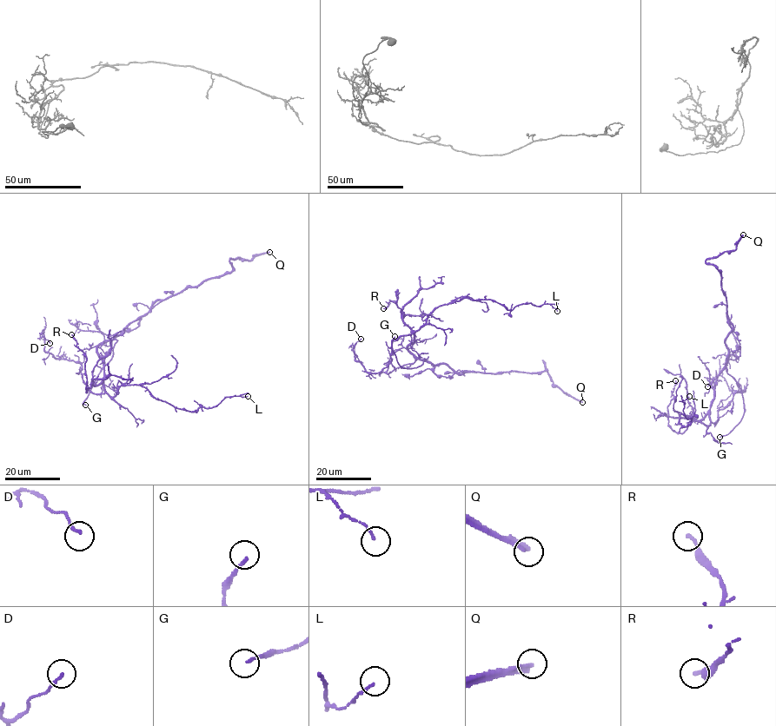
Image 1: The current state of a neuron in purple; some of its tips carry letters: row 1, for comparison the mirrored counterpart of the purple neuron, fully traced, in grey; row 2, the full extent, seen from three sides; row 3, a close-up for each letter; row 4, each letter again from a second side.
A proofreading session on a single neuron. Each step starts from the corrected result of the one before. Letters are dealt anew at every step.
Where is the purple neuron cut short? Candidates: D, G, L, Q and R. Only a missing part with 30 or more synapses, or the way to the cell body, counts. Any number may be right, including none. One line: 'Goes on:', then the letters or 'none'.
Goes on: G, Q

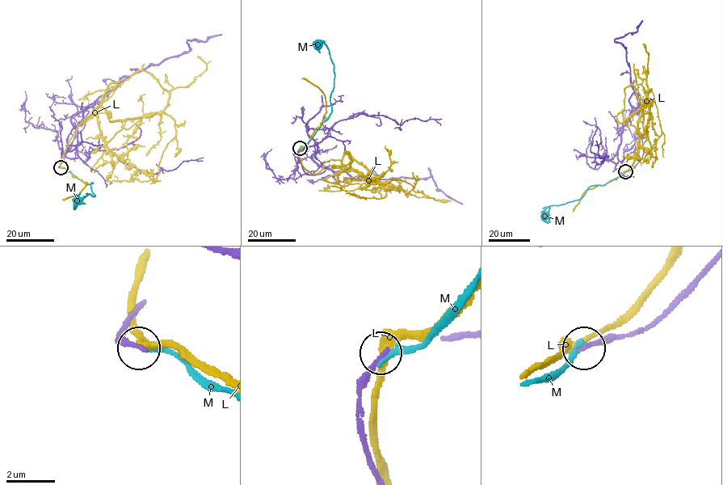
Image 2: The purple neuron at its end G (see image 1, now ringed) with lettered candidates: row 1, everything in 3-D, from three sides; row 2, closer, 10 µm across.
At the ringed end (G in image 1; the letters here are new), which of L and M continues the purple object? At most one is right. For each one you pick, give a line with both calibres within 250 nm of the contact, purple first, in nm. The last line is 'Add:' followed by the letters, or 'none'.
M: 190/260 nm
Add: M

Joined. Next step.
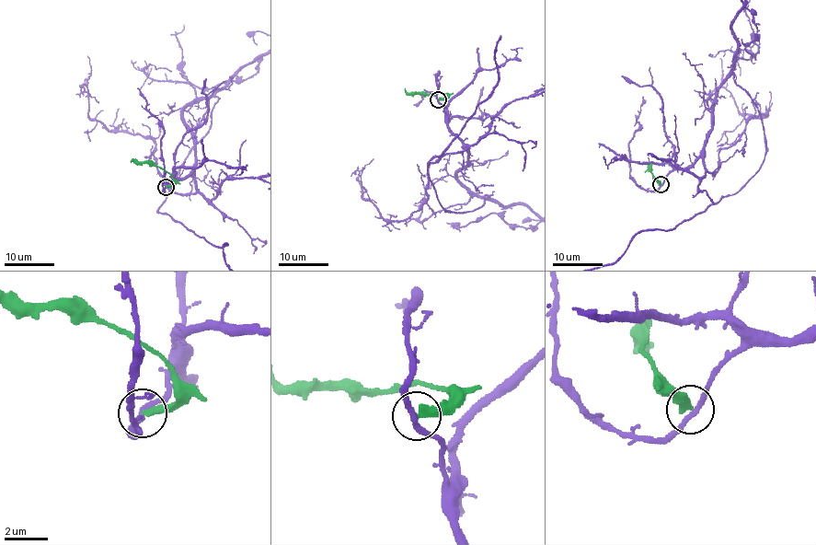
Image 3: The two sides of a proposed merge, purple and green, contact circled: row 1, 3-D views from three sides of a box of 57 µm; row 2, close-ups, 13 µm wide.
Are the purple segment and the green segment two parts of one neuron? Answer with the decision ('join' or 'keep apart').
keep apart

